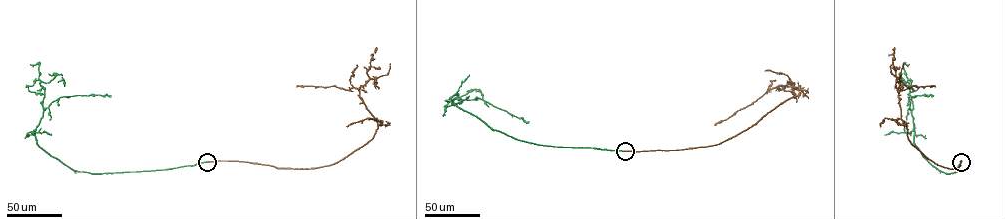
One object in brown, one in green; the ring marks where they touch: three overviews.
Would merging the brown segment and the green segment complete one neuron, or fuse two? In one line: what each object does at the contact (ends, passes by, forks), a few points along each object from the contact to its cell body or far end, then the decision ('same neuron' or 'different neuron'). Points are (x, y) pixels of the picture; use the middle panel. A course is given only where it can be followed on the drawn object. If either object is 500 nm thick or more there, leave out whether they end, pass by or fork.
brown ends | green ends | brown via (625, 151), (716, 145), (750, 127), (795, 94), (772, 88), (714, 125) | green via (625, 151), (532, 143), (493, 130), (453, 104), (465, 99), (482, 99), (529, 121) | different neuron

